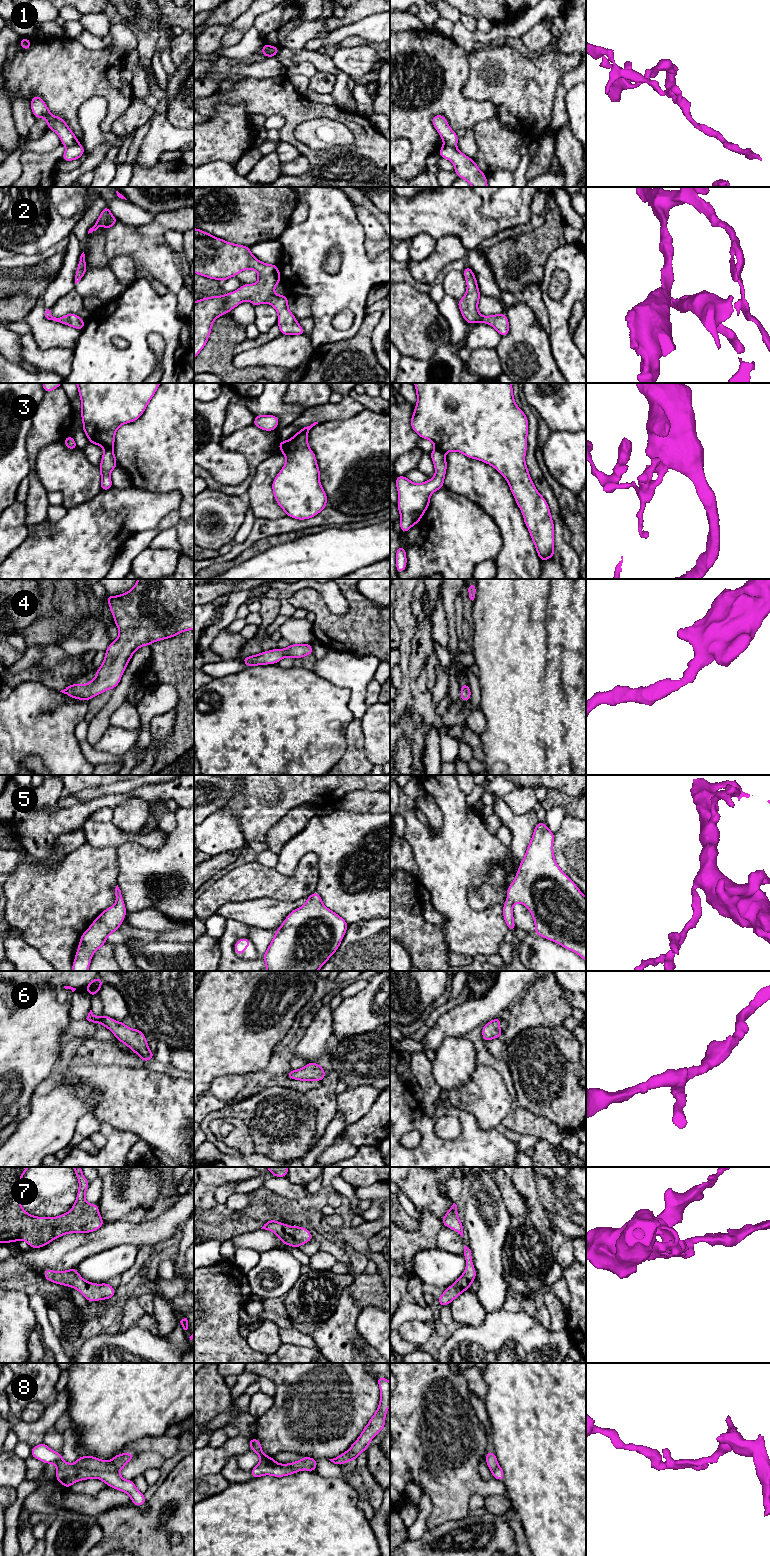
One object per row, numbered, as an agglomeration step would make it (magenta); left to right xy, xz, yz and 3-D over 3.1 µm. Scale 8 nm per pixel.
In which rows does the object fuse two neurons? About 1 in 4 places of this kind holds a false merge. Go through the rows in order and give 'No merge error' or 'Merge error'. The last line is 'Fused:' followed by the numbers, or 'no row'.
1: Merge error
2: No merge error
3: Merge error
4: No merge error
5: No merge error
6: No merge error
7: No merge error
8: Merge error
Fused: 1, 3, 8

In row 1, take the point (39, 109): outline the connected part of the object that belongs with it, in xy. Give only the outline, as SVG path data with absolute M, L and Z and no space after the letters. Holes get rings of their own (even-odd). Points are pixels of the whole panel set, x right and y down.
M34 95L30 102L31 110L35 118L45 118L48 129L59 135L62 145L70 147L79 143L75 134L67 126L66 121L59 116L53 116L41 97Z

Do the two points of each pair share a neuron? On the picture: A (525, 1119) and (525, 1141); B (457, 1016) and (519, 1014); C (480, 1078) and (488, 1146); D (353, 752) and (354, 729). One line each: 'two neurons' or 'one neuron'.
A: two neurons
B: two neurons
C: two neurons
D: one neuron

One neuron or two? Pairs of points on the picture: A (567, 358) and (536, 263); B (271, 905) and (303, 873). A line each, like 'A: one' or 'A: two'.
A: two
B: two

